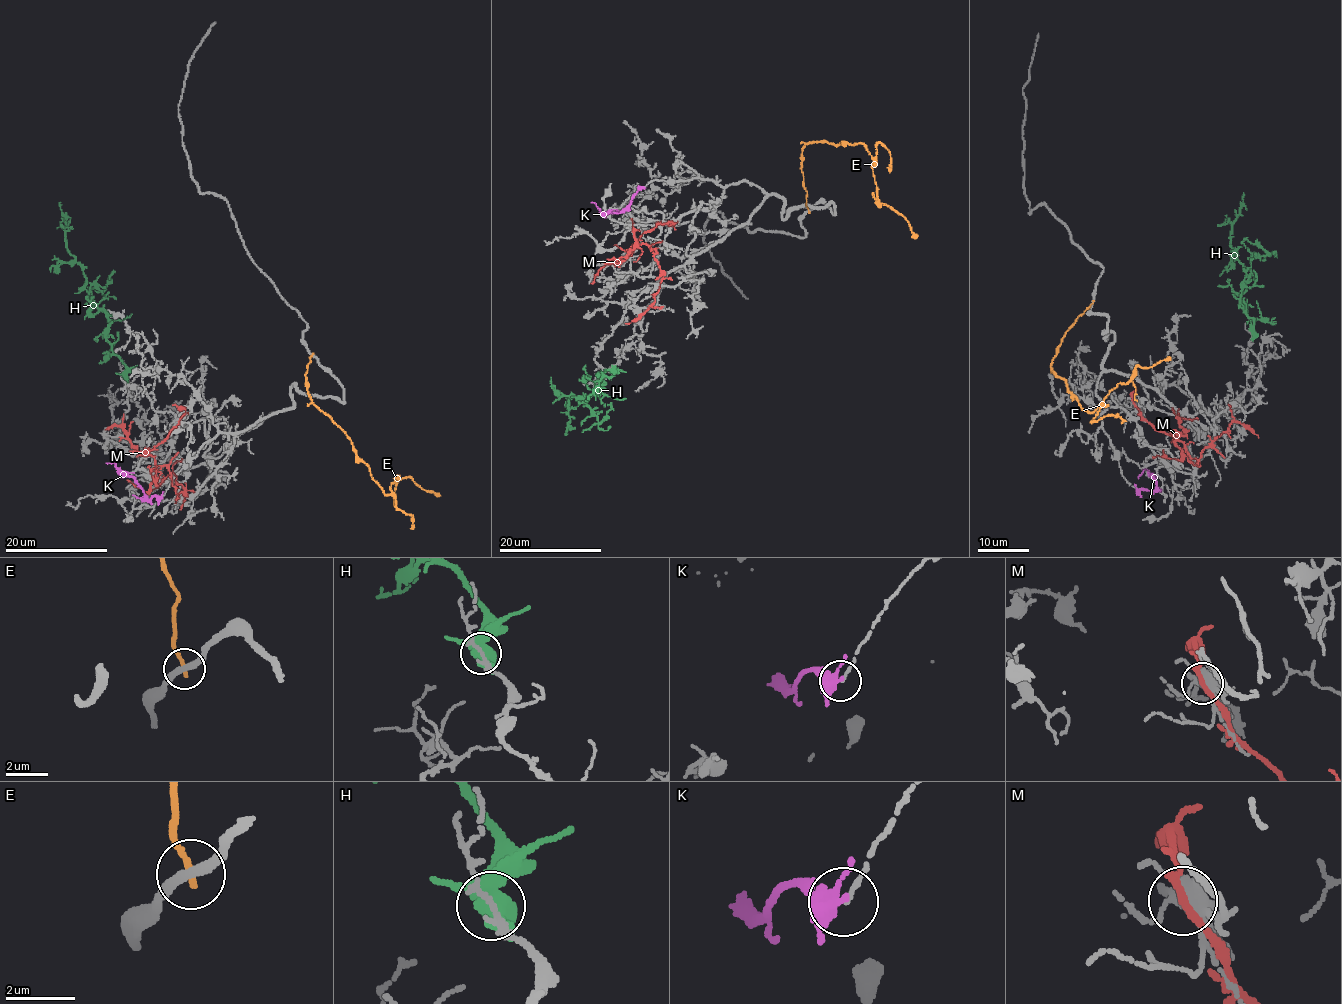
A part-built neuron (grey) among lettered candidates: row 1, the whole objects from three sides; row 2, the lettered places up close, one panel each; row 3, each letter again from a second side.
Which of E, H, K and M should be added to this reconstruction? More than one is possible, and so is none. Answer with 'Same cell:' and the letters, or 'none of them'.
Same cell: none of them

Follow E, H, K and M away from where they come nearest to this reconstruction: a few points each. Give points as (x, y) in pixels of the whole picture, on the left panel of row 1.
E: (312, 354), (305, 375), (311, 400), (347, 436), (381, 489), (387, 495), (394, 480), (406, 478), (439, 496)
H: (124, 376), (124, 362), (106, 339), (107, 313), (85, 288), (82, 268), (67, 249), (66, 223), (60, 202)
K: (161, 499), (155, 496), (151, 500), (148, 498), (132, 477), (120, 471), (116, 461), (106, 463)
M: (180, 418), (148, 453), (154, 457), (157, 465), (166, 466), (176, 498), (184, 487), (172, 473), (149, 491)

